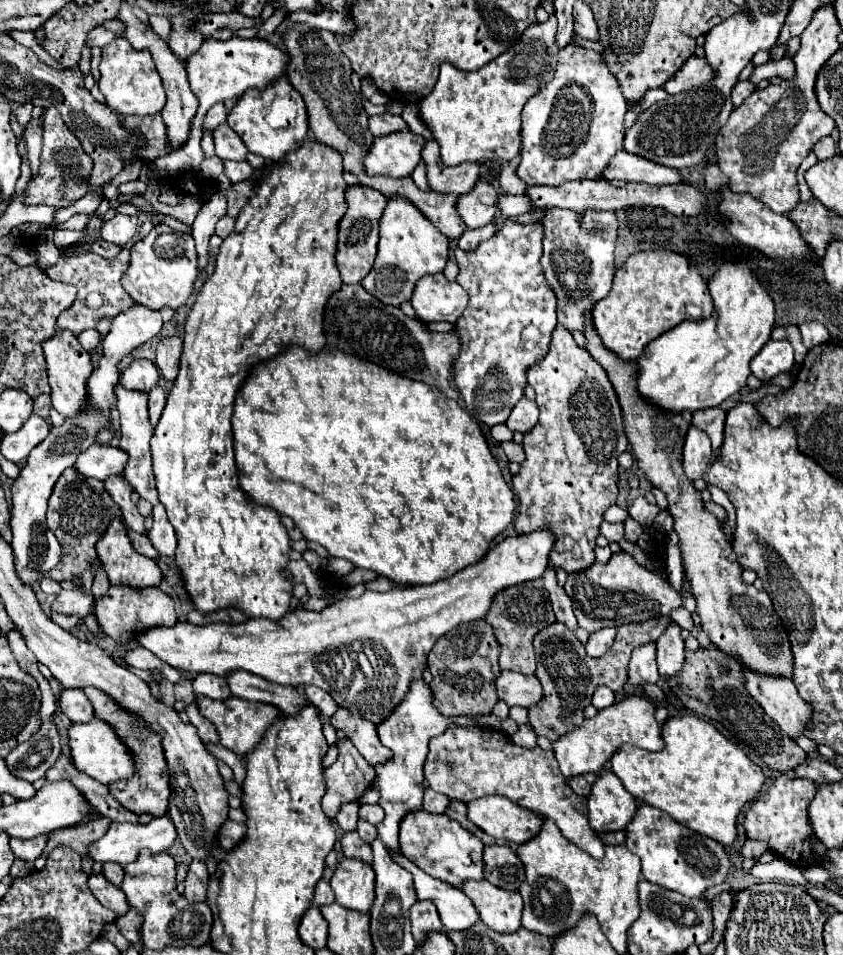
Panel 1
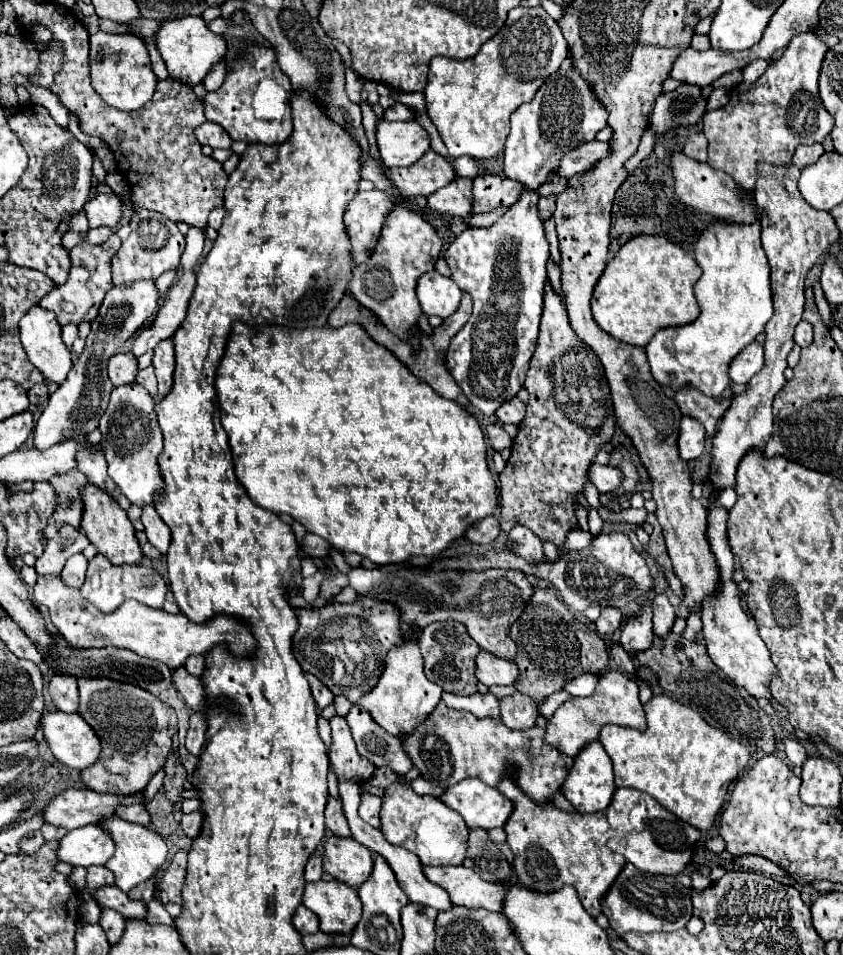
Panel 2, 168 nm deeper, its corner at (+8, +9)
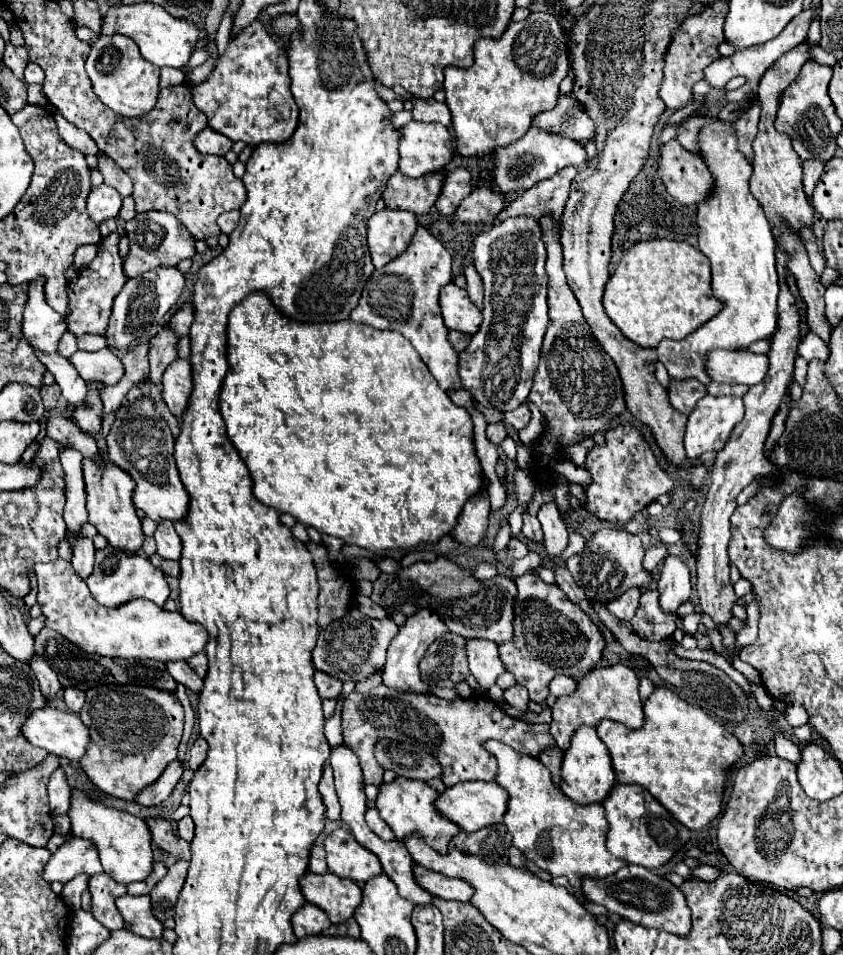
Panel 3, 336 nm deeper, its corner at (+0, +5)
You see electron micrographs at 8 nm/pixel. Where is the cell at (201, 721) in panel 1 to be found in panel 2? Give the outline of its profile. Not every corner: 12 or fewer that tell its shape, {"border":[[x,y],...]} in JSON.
{"border":[[202,713],[190,717],[186,749],[198,757],[206,739]]}

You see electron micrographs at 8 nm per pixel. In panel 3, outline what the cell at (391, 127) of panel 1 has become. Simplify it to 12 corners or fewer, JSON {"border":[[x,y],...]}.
{"border":[[414,99],[414,121],[450,127],[450,109],[436,99]]}

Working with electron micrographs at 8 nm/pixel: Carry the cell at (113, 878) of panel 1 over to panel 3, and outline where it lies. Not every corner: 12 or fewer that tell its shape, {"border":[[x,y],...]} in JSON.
{"border":[[104,873],[90,877],[92,913],[110,931],[124,921],[114,901],[126,887]]}

